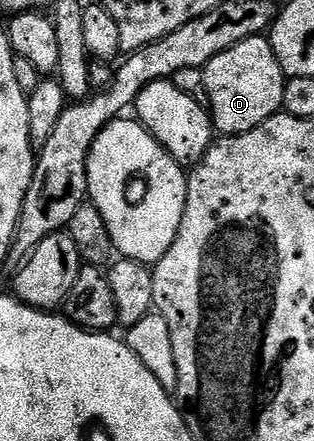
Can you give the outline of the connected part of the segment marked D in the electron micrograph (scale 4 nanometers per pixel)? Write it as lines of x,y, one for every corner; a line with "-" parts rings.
265,34
248,37
232,49
212,57
204,68
206,103
215,132
223,136
239,135
256,129
264,121
282,111
287,76

